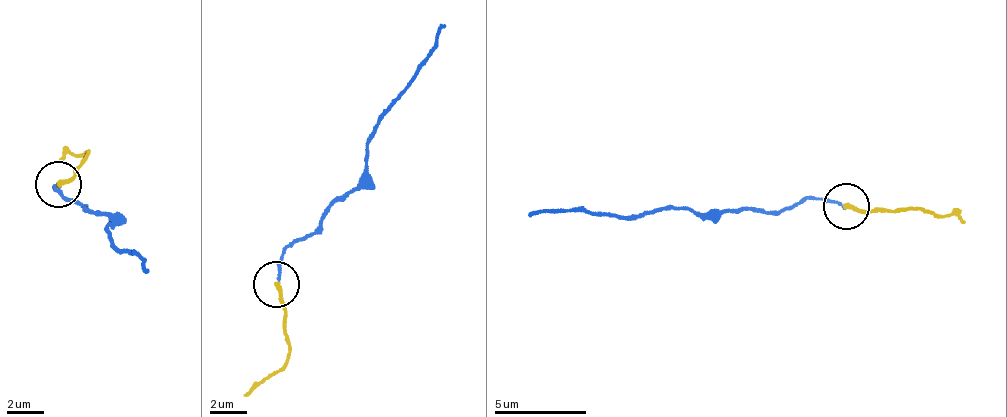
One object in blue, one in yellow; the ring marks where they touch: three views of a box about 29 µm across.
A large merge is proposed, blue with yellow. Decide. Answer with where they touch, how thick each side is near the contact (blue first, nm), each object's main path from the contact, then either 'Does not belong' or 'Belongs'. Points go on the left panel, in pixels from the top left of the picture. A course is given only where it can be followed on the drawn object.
Place: (58, 184). Thickness 130 nm (blue) against 260 nm. Course of blue: (57, 186), (54, 187), (81, 205), (108, 217), (104, 230), (122, 254), (140, 255), (143, 273). Course of yellow: (57, 186), (91, 151), (60, 158). Belongs

